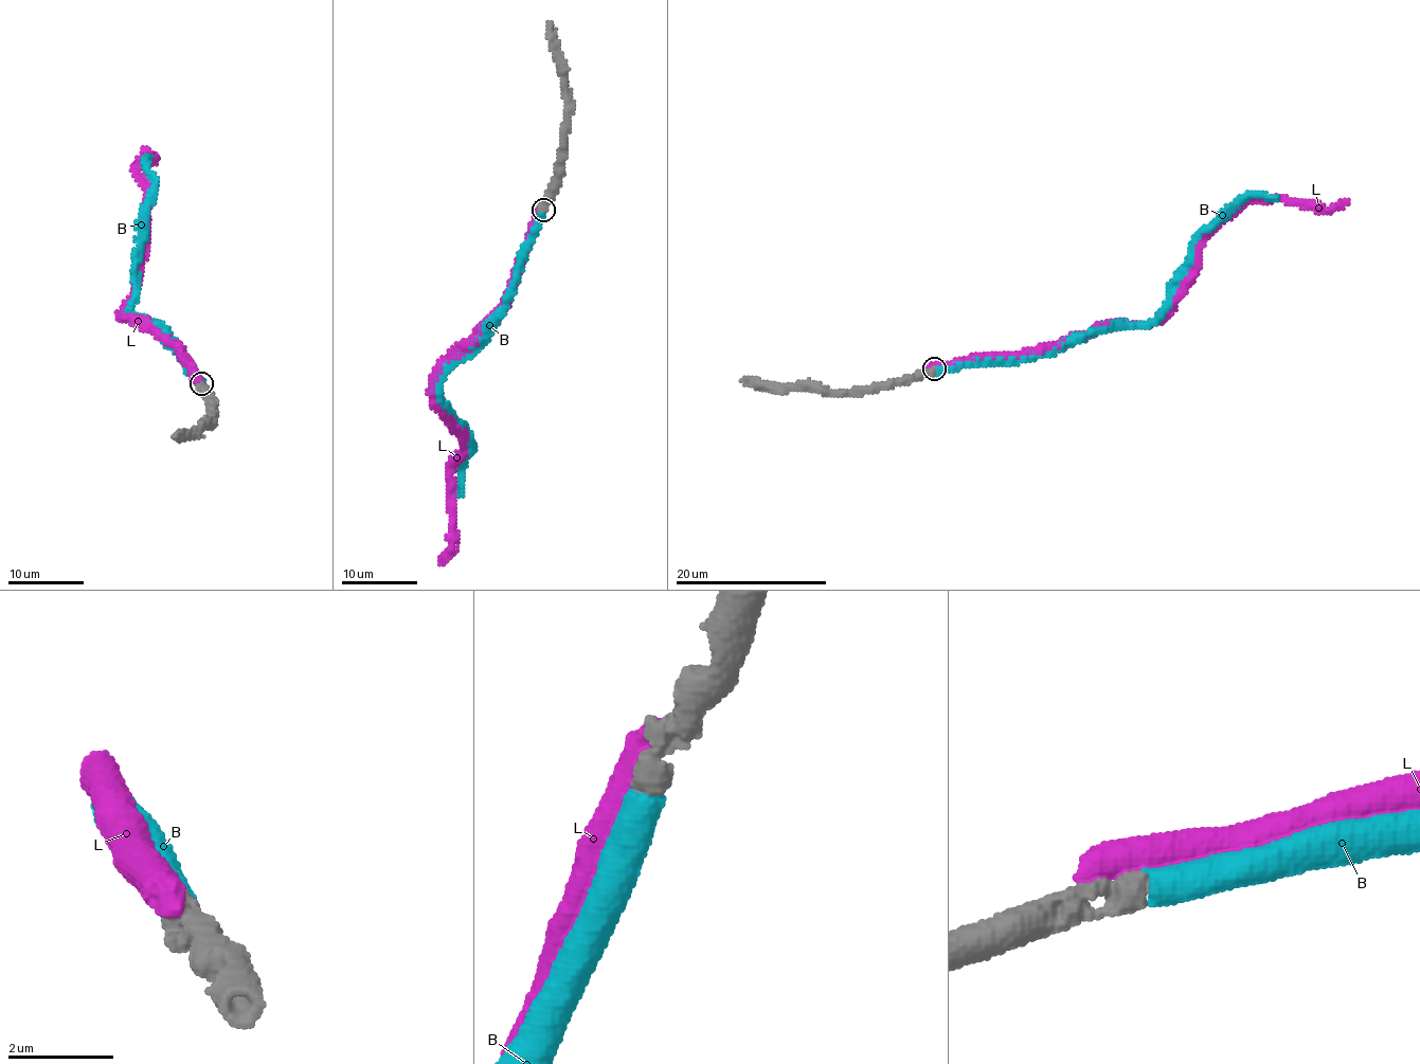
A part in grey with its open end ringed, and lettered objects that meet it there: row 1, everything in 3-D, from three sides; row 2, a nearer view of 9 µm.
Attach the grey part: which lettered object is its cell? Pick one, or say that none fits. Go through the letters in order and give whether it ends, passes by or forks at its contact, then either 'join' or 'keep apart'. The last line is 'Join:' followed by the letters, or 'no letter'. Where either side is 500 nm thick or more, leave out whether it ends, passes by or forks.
B: join
L: keep apart
Join: B

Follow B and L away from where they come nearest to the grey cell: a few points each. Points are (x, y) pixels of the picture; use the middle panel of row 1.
B: (542, 211), (506, 308), (443, 377), (444, 408), (449, 407), (464, 431), (469, 452), (457, 469), (455, 497)
L: (542, 206), (508, 302), (432, 383), (434, 404), (460, 427), (464, 446), (451, 471), (452, 553), (441, 564)

